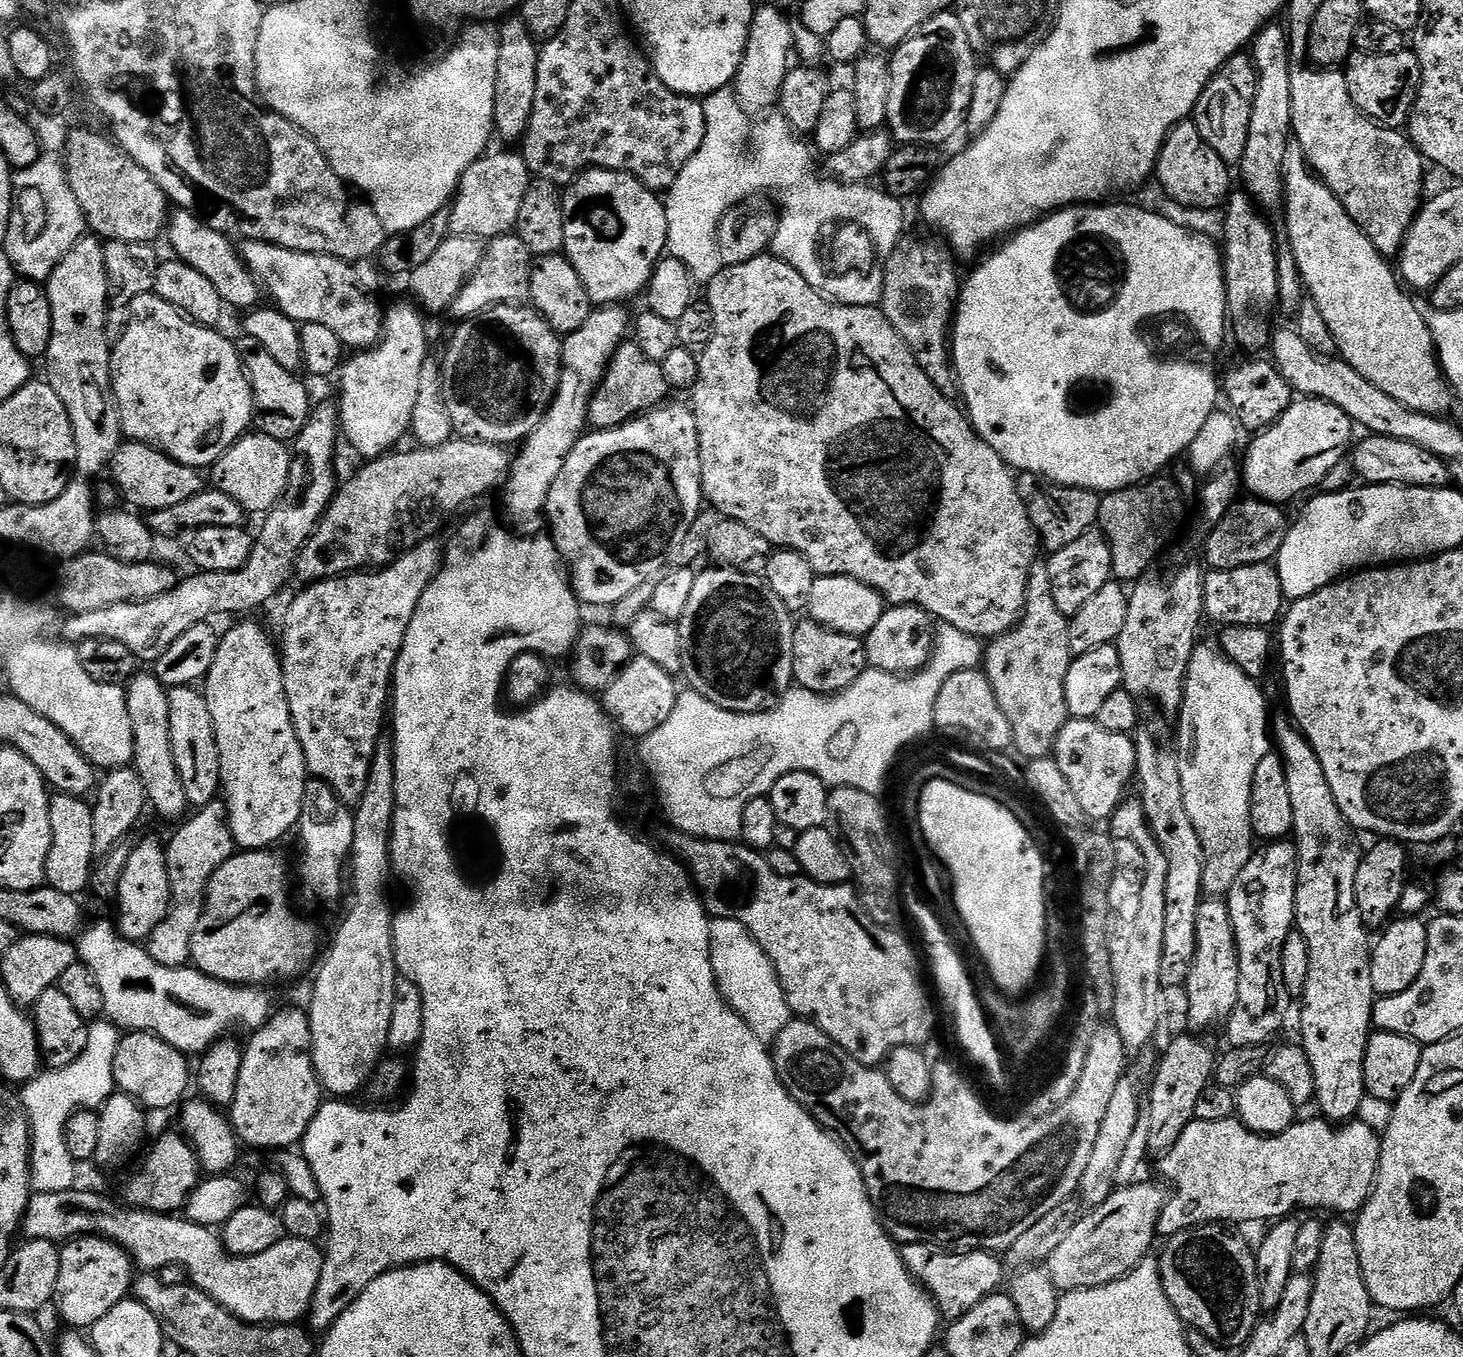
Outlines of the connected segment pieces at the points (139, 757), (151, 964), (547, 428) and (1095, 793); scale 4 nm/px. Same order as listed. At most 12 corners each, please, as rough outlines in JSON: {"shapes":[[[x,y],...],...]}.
{"shapes":[[[151,671],[126,684],[147,807],[180,822],[190,805],[170,746],[170,698]],[[100,920],[75,941],[107,1019],[185,1054],[261,1028],[263,987],[162,966]],[[593,307],[563,337],[560,381],[502,485],[517,529],[541,519],[588,407],[630,332]],[[1069,719],[1054,759],[1085,817],[1111,821],[1136,742]]]}

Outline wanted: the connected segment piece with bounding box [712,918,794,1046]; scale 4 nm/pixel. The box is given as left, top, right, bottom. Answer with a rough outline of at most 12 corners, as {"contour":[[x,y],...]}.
{"contour":[[712,920],[712,969],[729,1008],[775,1044],[794,1013],[742,922]]}

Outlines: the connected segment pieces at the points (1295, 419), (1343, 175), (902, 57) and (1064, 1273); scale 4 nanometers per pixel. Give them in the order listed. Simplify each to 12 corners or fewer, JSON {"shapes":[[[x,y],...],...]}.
{"shapes":[[[1293,399],[1251,437],[1243,487],[1281,506],[1319,489],[1352,419]],[[1293,67],[1292,135],[1385,258],[1422,207],[1426,161]],[[955,11],[890,56],[887,131],[941,146],[963,129],[978,57]],[[1166,1192],[1085,1213],[1044,1266],[1060,1292],[1121,1280],[1158,1240]]]}

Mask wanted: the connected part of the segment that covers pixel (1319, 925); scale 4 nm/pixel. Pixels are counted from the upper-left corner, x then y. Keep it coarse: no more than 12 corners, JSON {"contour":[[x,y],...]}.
{"contour":[[1284,716],[1310,946],[1298,1040],[1315,1103],[1347,1122],[1366,1094],[1378,999],[1354,898],[1361,837],[1314,746]]}

